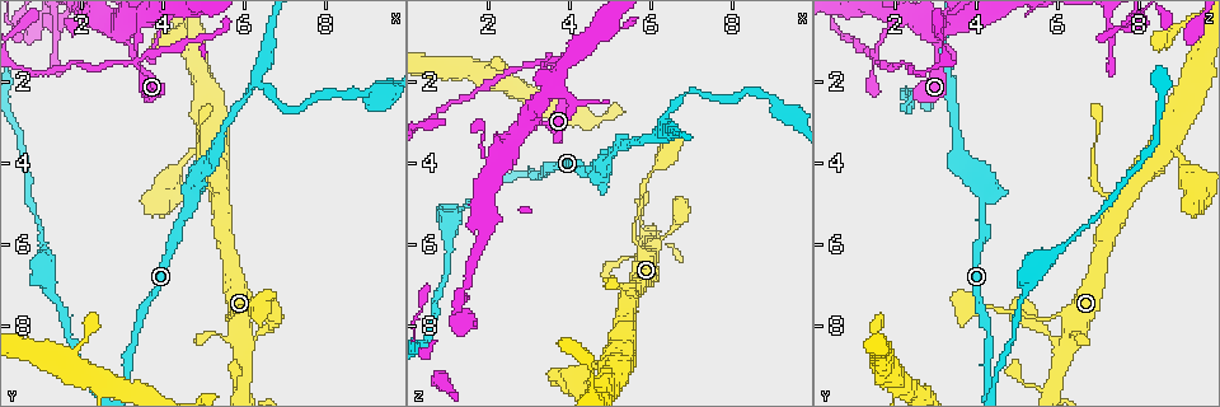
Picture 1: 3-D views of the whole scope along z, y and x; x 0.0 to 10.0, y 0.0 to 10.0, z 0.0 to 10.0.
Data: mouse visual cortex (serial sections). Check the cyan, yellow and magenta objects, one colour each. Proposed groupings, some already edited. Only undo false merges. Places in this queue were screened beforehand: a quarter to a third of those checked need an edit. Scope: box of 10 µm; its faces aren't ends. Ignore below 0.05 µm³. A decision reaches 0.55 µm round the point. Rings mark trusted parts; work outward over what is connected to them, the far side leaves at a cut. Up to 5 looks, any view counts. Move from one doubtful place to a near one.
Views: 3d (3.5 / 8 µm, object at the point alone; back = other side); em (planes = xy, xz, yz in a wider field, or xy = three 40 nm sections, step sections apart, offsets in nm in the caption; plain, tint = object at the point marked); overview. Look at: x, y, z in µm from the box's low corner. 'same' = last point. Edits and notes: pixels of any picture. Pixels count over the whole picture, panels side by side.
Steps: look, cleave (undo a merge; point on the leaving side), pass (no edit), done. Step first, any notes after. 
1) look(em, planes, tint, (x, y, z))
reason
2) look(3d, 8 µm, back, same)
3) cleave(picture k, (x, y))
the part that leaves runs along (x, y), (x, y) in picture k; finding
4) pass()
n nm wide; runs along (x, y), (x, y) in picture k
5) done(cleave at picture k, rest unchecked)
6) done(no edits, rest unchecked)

look(3d, 8 µm, (5.40, 4.80, 7.35))

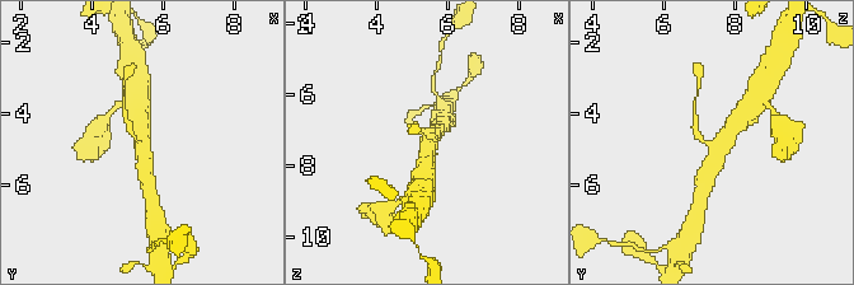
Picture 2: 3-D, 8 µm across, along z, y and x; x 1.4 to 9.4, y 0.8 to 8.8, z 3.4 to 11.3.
look(3d, 3.5 µm, same)

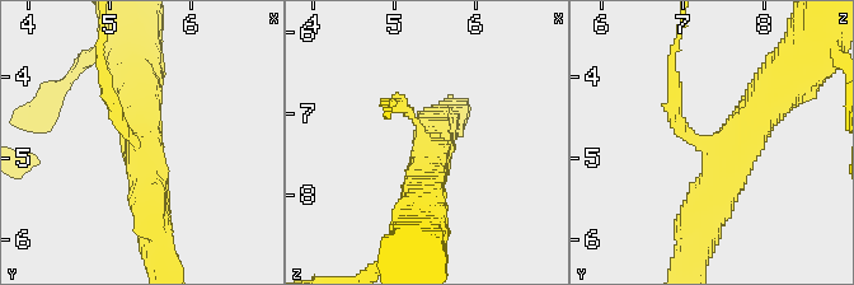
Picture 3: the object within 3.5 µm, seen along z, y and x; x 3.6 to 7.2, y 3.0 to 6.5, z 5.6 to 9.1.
look(em, planes, tint, (5.40, 4.80, 7.35))
3 arms; arms of 150, 400, 500 nm

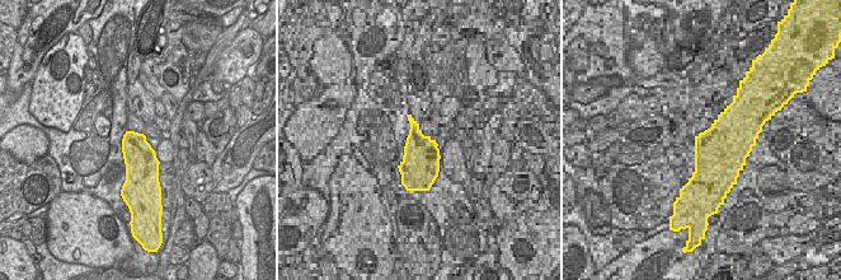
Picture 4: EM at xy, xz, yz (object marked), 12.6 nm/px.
pass()
continuous, no second cell

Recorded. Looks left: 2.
look(3d, 8 µm, (3.35, 1.35, 1.55))
three-way junction

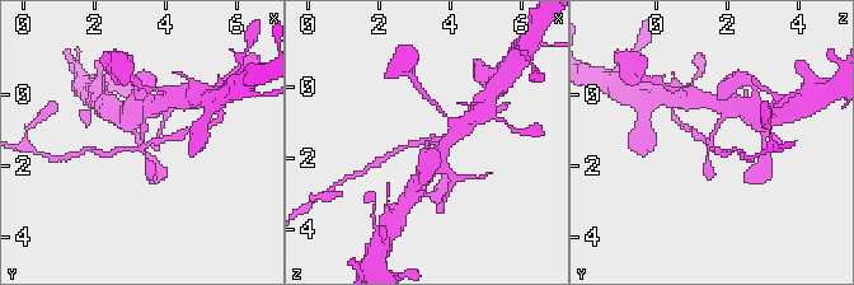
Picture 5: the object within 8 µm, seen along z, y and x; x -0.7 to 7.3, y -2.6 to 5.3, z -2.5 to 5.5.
look(3d, 3.5 µm, same)

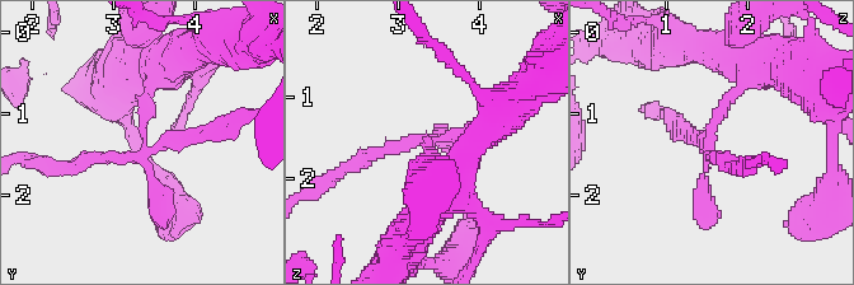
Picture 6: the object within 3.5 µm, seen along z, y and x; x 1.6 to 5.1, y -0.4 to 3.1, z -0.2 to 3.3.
cleave(picture 6, (187, 136))
the part that leaves runs along (141, 152), (36, 163) in picture 6; a second cell is stuck on

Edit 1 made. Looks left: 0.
done(cleave at picture 6, rest unchecked)

